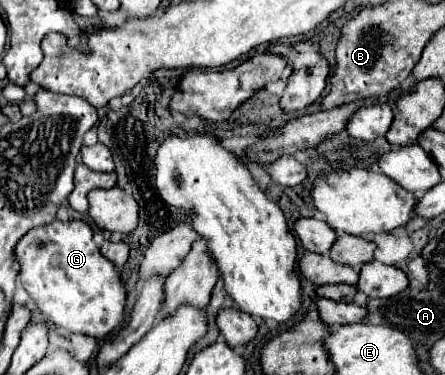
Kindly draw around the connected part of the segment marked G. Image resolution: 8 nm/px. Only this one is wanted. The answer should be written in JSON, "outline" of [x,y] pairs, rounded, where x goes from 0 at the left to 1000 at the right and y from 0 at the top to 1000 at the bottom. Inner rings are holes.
{"outline":[[[121,589],[108,605],[63,616],[36,653],[45,691],[45,749],[85,824],[157,888],[229,904],[279,861],[283,760],[270,723],[225,675],[207,637],[207,605],[189,589]]]}

